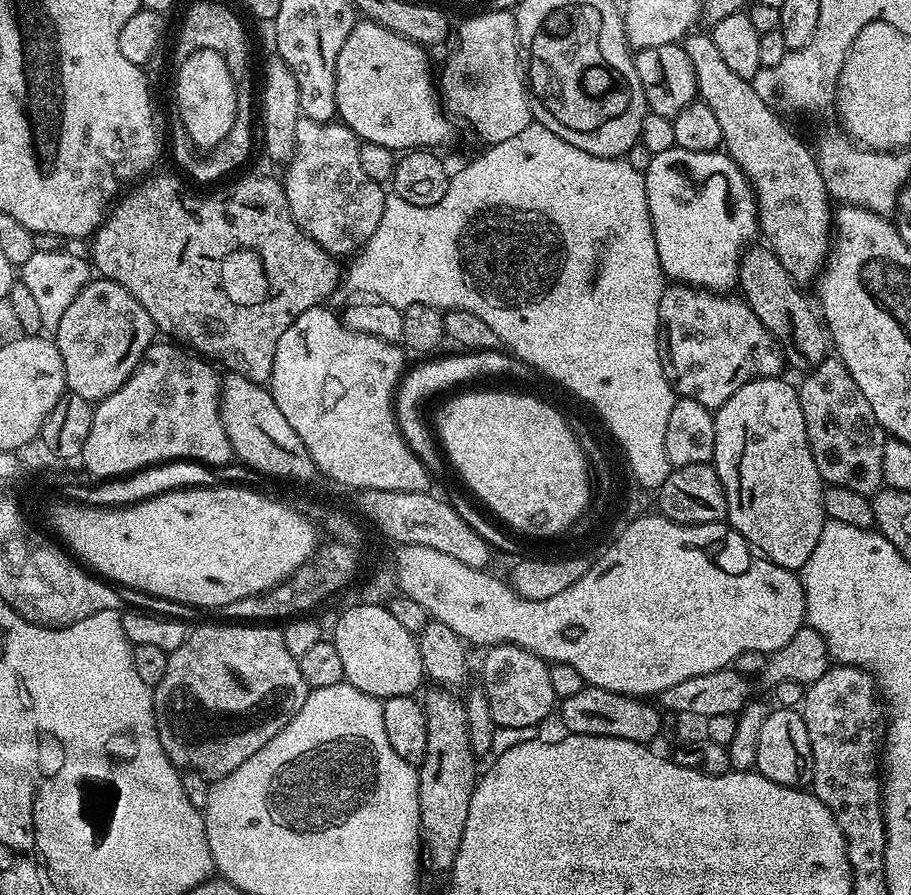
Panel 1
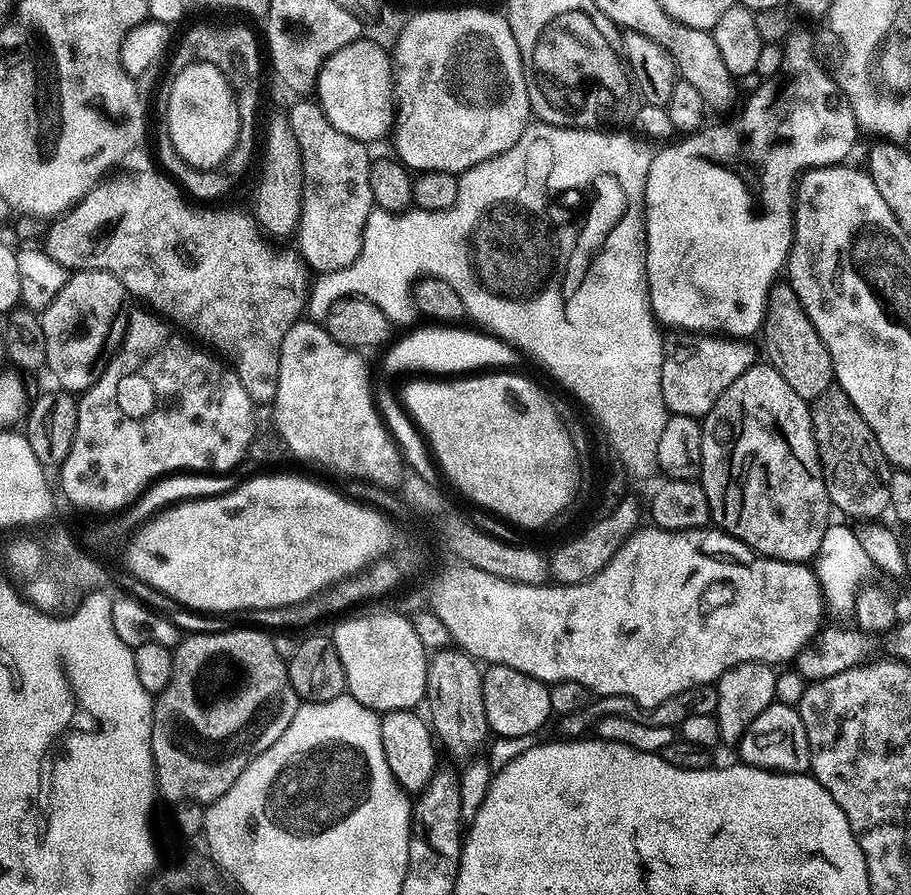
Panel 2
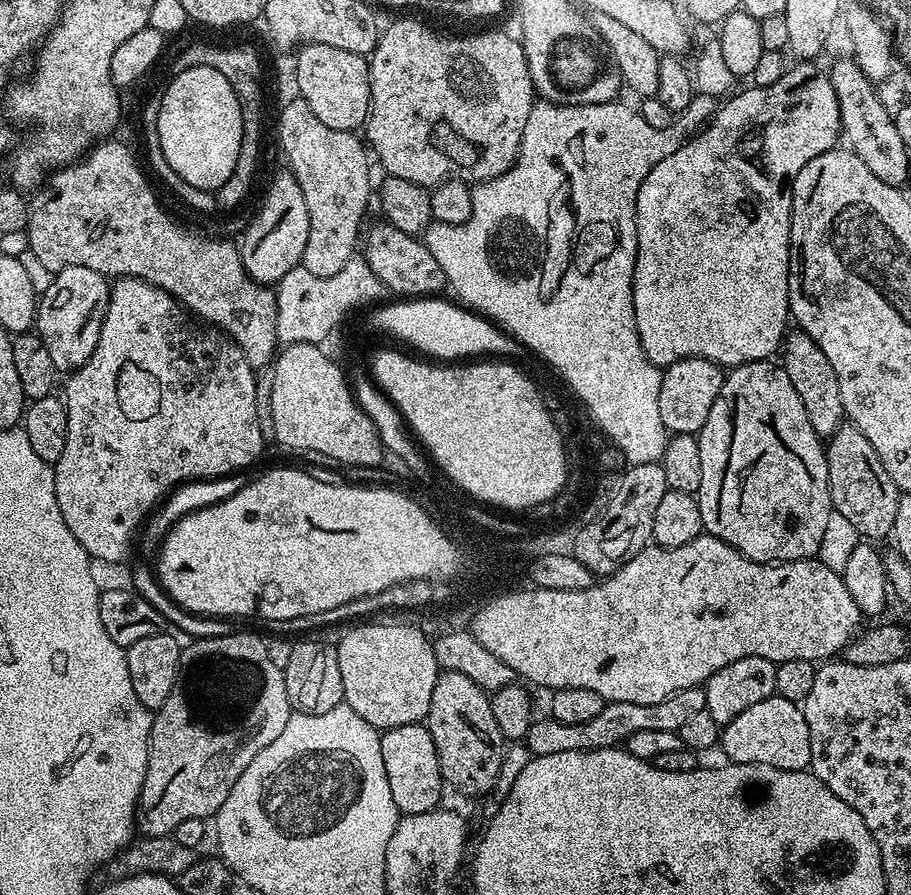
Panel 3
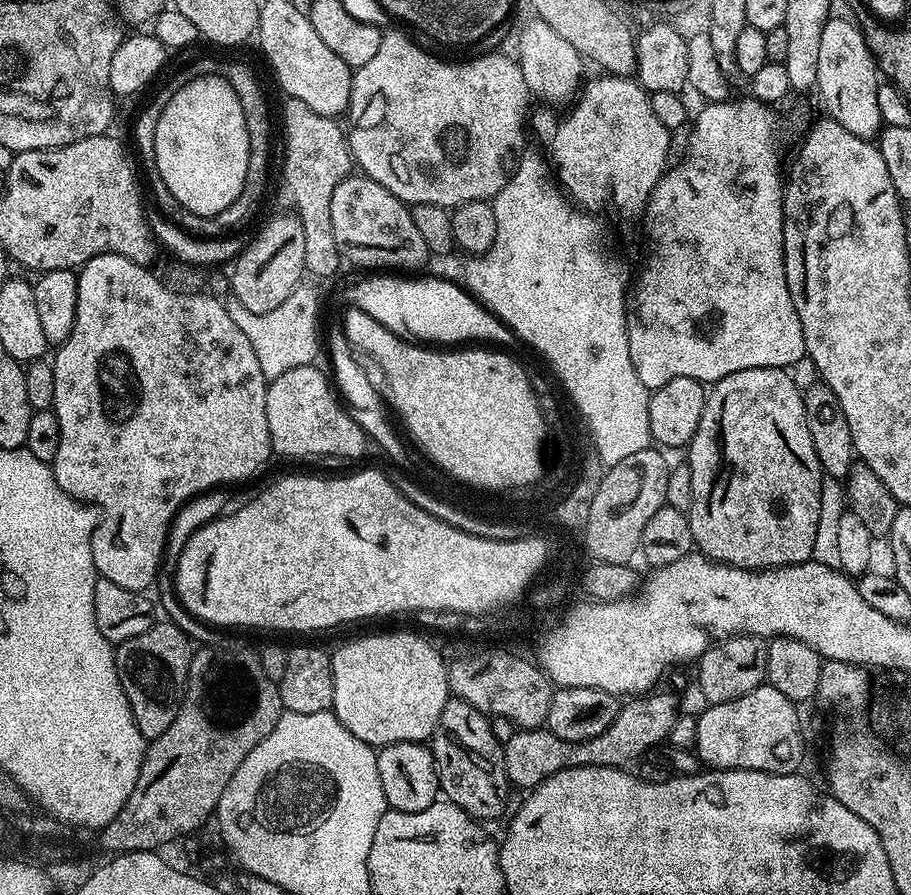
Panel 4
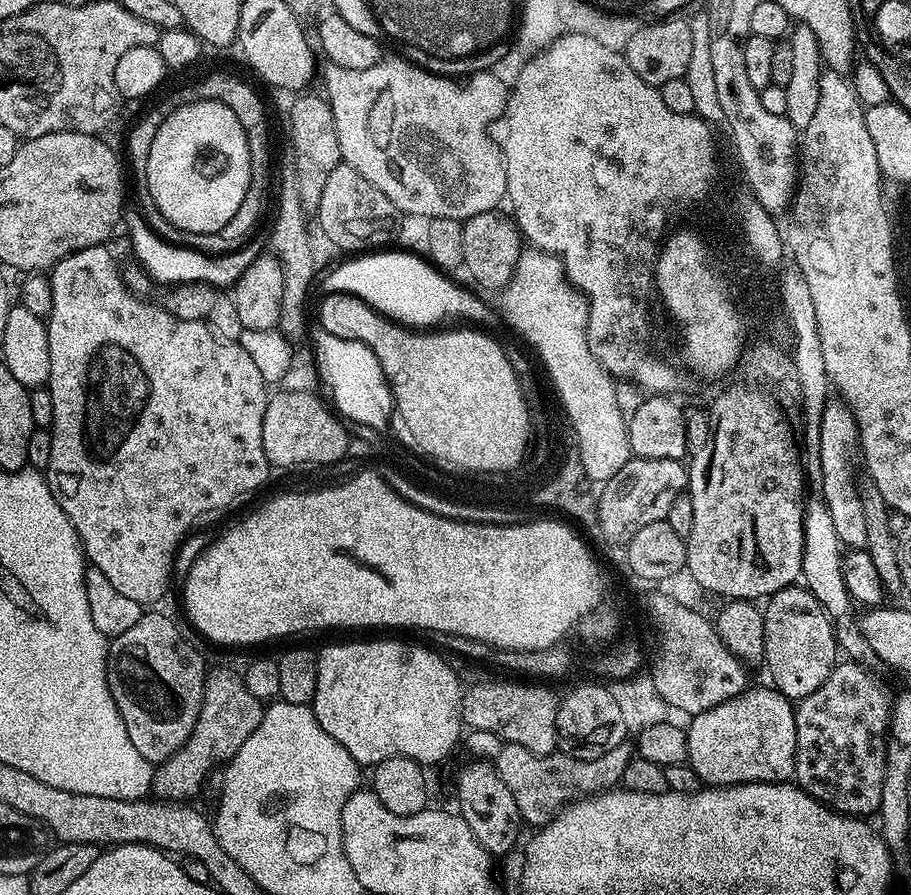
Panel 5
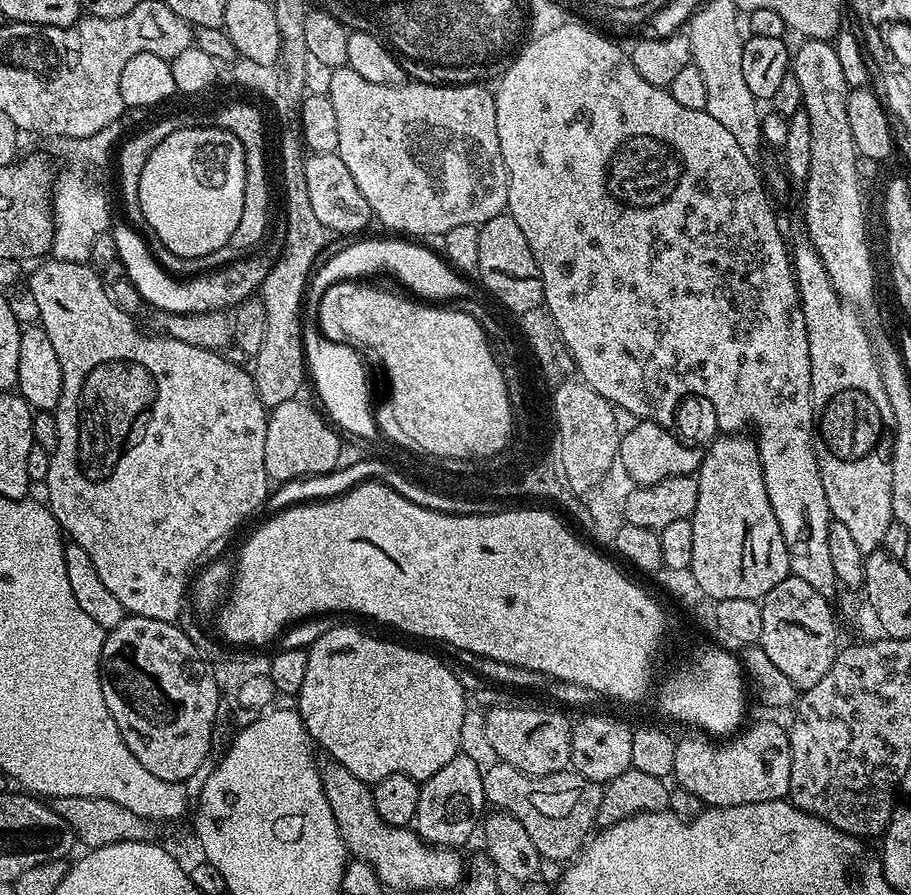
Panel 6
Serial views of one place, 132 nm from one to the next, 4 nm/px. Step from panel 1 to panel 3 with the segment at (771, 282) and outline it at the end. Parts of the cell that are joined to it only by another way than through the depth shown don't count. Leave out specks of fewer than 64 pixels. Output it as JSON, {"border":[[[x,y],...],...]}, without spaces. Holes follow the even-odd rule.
{"border":[[[792,330],[785,335],[782,345],[782,367],[786,370],[786,378],[790,378],[798,398],[802,398],[802,406],[806,406],[806,414],[810,418],[810,426],[814,426],[821,438],[832,436],[845,423],[842,406],[842,389],[838,386],[838,374],[834,374],[834,366],[830,366],[830,358],[822,354],[818,342],[810,338],[810,334]]]}

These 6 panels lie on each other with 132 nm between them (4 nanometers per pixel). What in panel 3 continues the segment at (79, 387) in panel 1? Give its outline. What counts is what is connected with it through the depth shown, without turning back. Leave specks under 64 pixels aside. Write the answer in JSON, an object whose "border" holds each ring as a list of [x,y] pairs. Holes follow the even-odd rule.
{"border":[[[66,266],[61,272],[53,275],[50,286],[39,297],[36,305],[36,335],[46,342],[46,350],[54,361],[57,373],[71,374],[82,367],[94,354],[94,346],[98,346],[98,334],[102,334],[102,322],[108,309],[109,277],[98,274],[94,270],[86,270],[86,266]]]}

